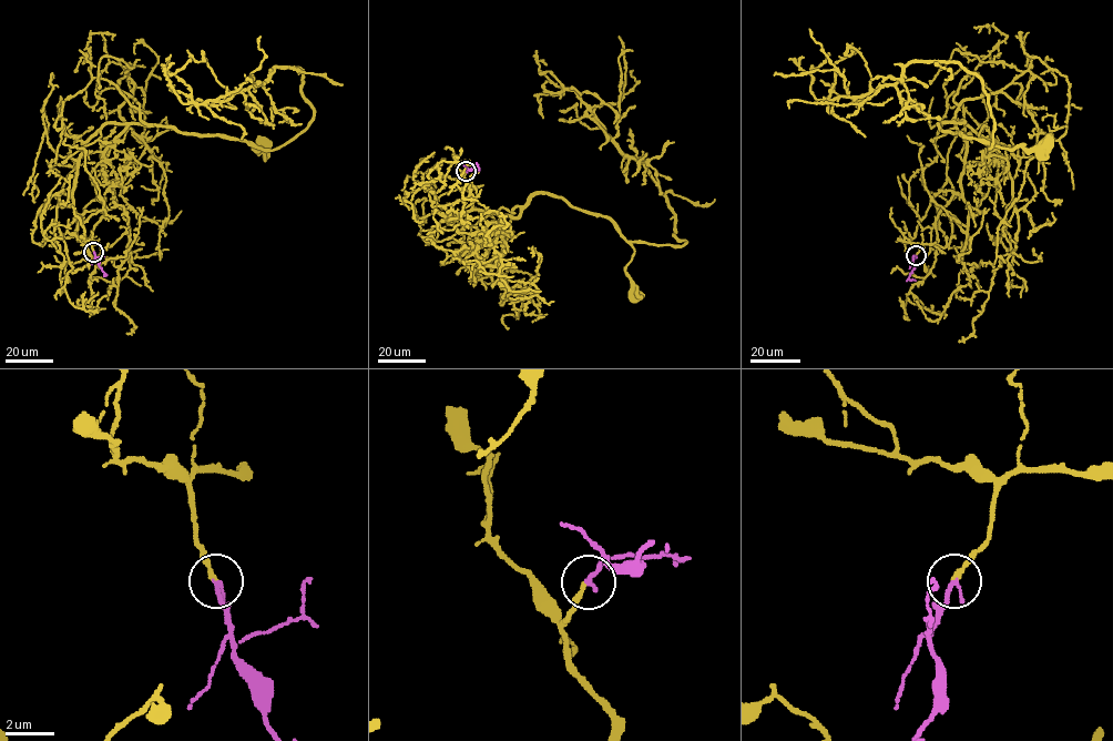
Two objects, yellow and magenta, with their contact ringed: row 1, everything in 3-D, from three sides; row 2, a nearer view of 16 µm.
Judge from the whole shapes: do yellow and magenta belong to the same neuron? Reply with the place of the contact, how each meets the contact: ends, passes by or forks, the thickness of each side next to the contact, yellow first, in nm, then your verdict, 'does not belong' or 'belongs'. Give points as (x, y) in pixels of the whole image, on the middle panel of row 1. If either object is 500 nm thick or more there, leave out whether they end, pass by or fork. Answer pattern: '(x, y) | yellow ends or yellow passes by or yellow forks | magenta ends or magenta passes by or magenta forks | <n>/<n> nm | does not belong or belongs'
(466, 171) | yellow ends | magenta ends | 180/200 nm | belongs

